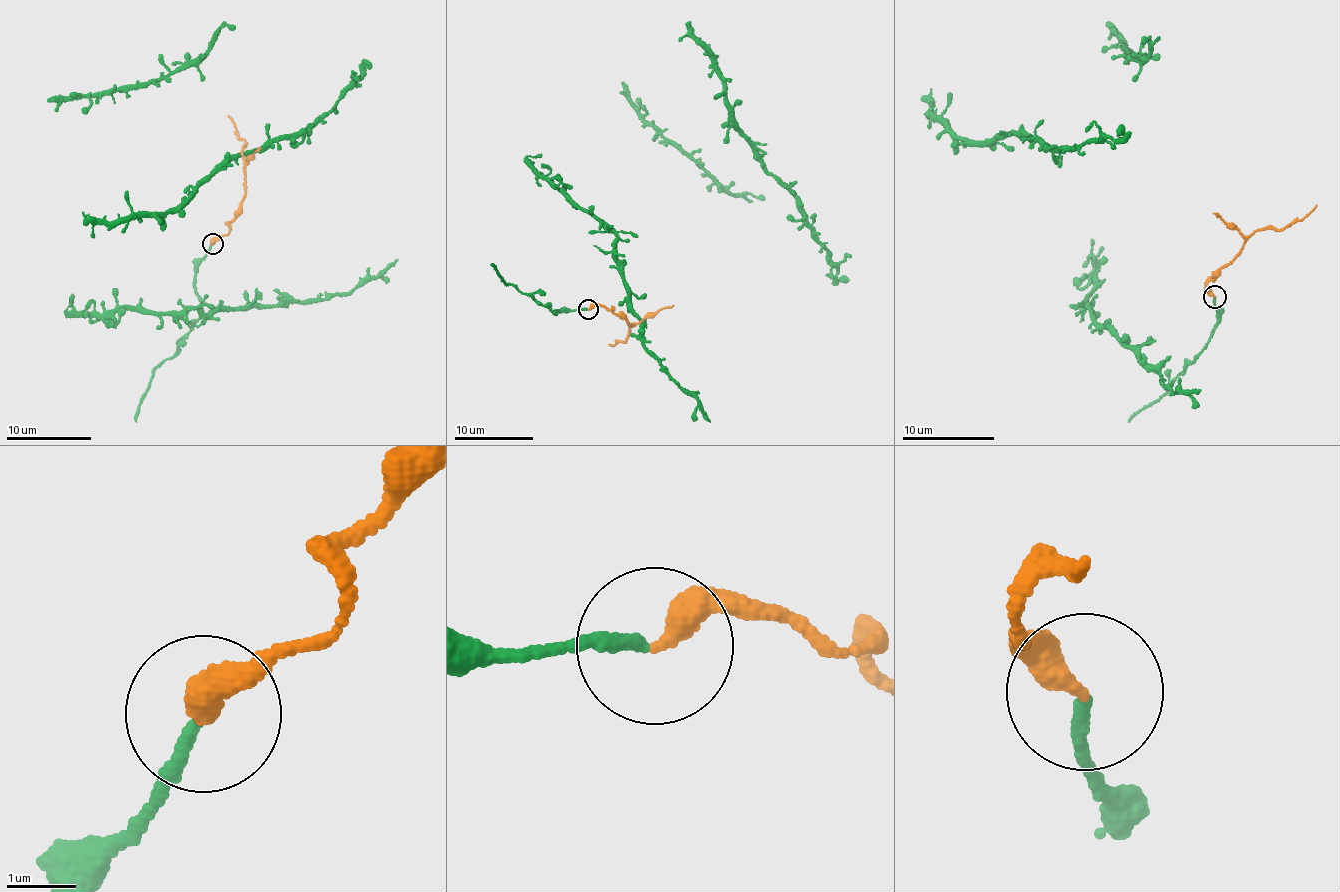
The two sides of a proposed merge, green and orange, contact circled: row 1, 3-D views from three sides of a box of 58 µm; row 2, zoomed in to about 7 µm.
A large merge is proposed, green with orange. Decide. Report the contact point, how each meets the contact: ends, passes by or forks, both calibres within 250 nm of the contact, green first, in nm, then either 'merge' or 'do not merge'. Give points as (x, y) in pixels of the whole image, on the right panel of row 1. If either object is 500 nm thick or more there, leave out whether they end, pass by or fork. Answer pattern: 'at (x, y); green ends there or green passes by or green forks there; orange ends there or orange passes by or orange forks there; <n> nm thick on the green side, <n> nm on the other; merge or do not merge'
at (1215, 296); green ends there; orange ends there; 180 nm thick on the green side, 360 nm on the other; merge

